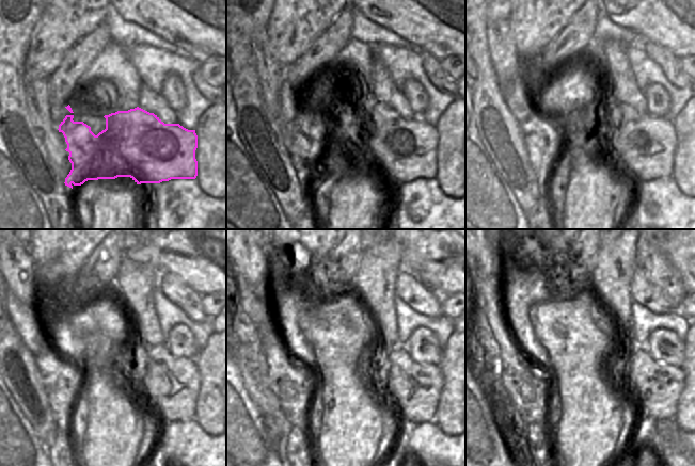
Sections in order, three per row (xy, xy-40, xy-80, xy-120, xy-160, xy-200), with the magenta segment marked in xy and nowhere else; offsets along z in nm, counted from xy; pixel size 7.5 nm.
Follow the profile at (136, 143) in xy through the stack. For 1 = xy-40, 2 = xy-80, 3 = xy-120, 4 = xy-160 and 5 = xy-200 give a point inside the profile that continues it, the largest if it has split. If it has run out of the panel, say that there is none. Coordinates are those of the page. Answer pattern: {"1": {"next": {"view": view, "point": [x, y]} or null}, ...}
{"1": {"next": {"view": "xy-40", "point": [401, 150]}}, "2": {"next": {"view": "xy-80", "point": [644, 146]}}, "3": {"next": {"view": "xy-120", "point": [169, 386]}}, "4": {"next": {"view": "xy-160", "point": [413, 388]}}, "5": {"next": {"view": "xy-200", "point": [656, 388]}}}

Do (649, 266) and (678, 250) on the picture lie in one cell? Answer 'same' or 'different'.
different

